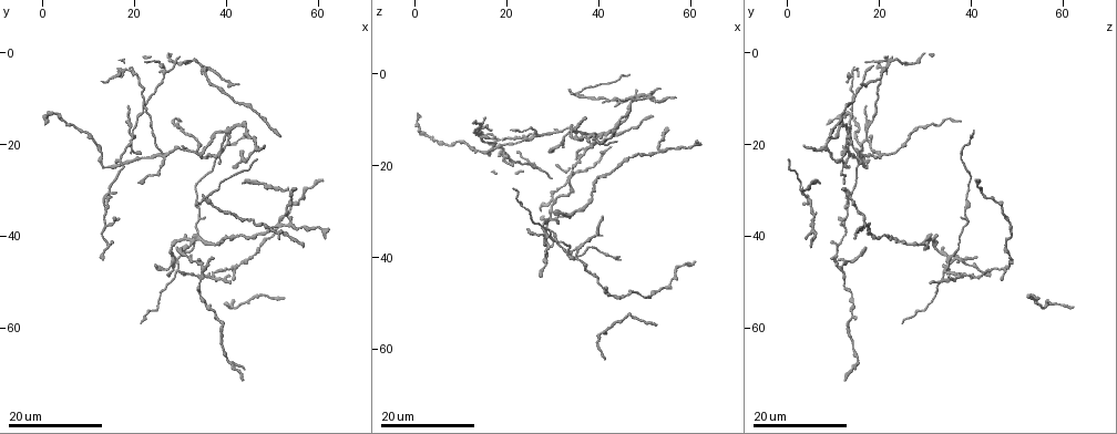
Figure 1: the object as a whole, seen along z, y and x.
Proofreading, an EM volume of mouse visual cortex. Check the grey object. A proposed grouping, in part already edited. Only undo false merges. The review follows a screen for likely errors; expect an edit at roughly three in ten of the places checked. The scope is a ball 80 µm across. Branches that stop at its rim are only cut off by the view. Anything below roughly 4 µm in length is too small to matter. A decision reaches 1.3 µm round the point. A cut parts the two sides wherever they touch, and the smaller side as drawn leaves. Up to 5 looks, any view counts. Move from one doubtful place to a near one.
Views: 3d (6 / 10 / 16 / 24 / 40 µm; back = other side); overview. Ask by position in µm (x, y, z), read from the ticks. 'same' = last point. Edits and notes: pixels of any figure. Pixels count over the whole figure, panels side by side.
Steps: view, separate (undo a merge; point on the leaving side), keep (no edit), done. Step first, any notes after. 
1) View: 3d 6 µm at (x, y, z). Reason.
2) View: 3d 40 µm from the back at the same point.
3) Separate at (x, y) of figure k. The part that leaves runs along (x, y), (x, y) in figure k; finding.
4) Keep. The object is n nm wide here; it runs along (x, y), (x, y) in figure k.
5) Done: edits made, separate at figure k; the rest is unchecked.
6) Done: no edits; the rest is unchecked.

View: 3d 24 µm at (36.0, 31.0, 3.5). Calibre changes.

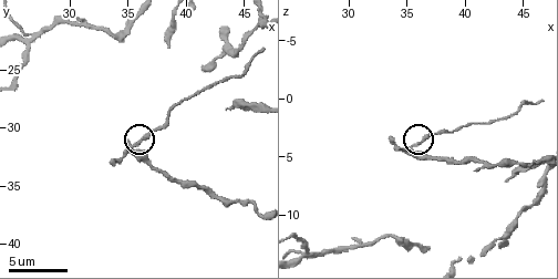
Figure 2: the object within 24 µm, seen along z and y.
View: 3d 10 µm at (35.8, 31.6, 4.0).

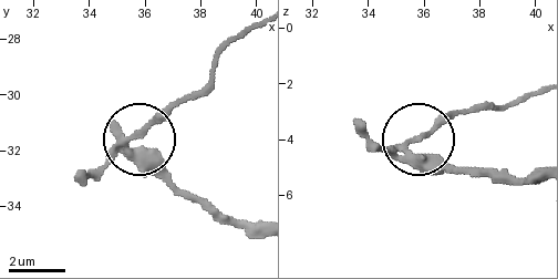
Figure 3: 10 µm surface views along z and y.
Separate at (153, 123) of figure 3. The part that leaves runs along (128, 146), (190, 96), (218, 53), (255, 28) in figure 3; two neurons meet here.

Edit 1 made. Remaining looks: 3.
View: overview.

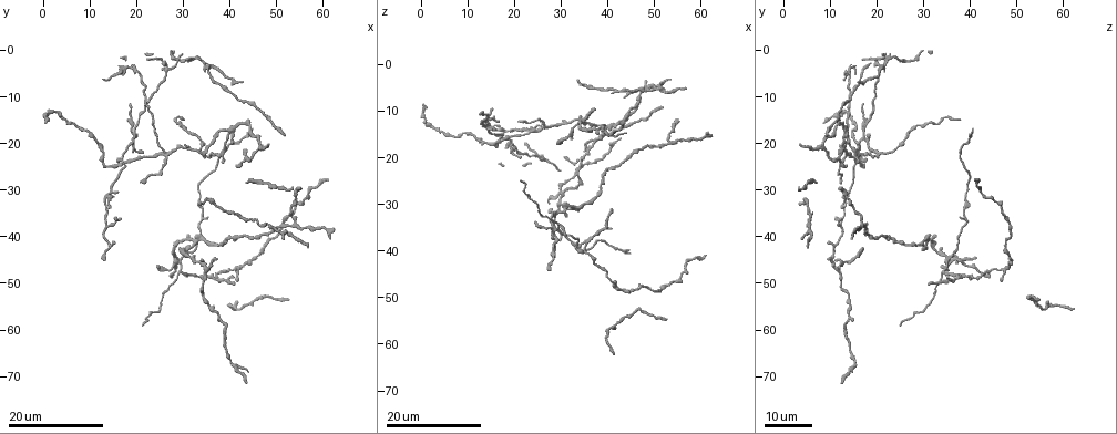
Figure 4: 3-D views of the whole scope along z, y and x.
View: 3d 24 µm at (35.0, 48.5, 40.0). Thin arm on a thick one.

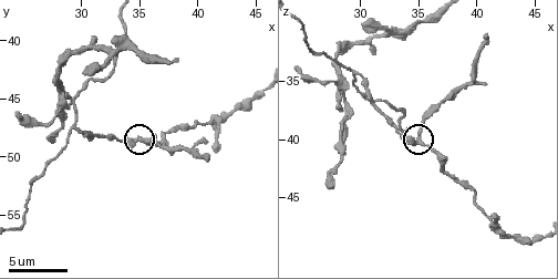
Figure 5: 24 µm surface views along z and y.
View: 3d 10 µm at the same point. Closer look.

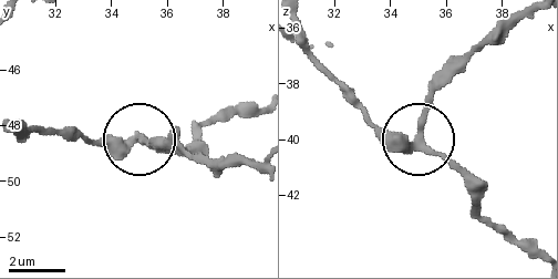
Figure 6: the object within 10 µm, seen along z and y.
Keep. The object is 260 nm wide here; one neuron here.

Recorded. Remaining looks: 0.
Done: edits made, separate at figure 3; the rest is unchecked.

